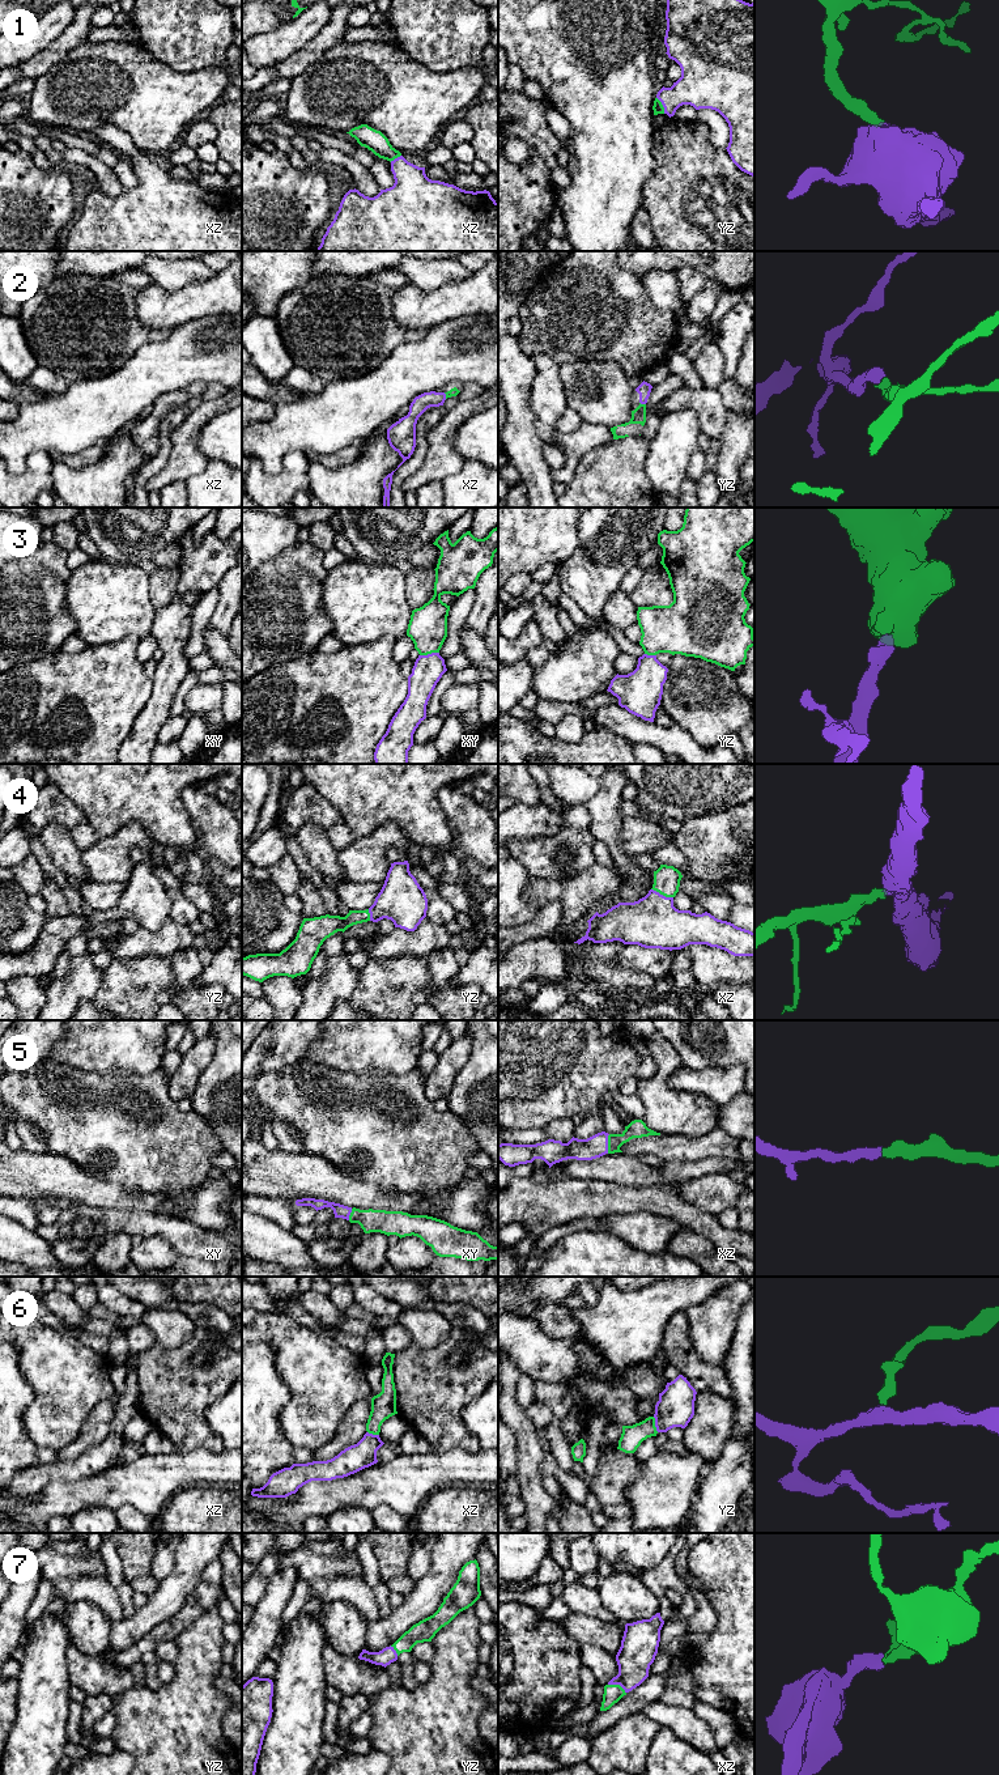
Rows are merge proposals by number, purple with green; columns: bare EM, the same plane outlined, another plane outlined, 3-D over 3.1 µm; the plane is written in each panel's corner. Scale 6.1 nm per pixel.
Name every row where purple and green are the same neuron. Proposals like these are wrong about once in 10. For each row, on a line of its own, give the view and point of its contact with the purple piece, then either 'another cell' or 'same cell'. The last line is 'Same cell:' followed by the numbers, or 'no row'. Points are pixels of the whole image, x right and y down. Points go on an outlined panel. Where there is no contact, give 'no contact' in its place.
1: contact yz (662, 103); same cell
2: contact yz (642, 403); same cell
3: contact xy (429, 654); same cell
4: contact xz (662, 895); same cell
5: contact xz (607, 1143); same cell
6: contact yz (655, 1425); same cell
7: contact xz (617, 1684); same cell
Same cell: 1, 2, 3, 4, 5, 6, 7

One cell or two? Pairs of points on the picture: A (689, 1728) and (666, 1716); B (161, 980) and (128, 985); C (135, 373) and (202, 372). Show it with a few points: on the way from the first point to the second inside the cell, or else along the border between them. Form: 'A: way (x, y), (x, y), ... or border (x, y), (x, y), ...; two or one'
A: way (684, 1723), (671, 1716); one
B: way (153, 980), (136, 981); one
C: way (152, 372), (185, 372); one

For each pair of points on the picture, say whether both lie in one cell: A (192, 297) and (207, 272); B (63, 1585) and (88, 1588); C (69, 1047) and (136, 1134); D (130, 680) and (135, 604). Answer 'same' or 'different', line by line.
A: different
B: same
C: different
D: different

